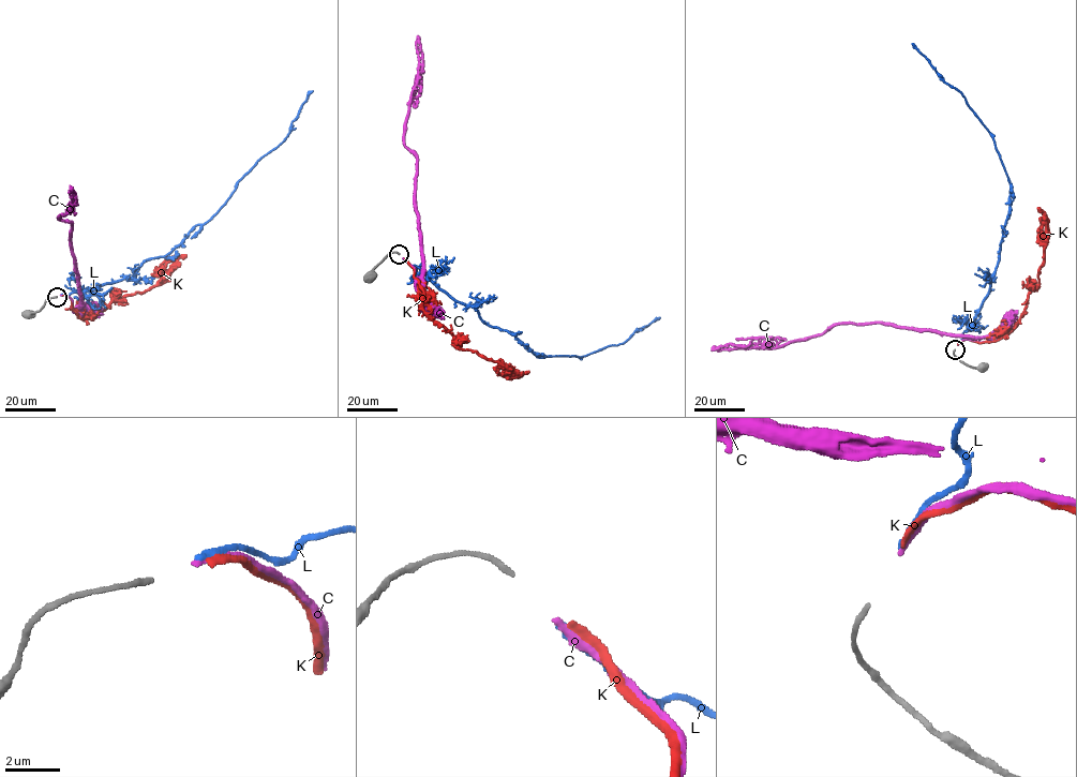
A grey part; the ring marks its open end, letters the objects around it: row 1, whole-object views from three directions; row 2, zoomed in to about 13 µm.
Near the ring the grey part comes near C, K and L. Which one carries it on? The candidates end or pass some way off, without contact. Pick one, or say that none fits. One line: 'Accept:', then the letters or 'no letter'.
Accept: L

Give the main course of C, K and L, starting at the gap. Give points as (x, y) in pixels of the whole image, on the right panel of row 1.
C: (957, 345), (967, 339), (989, 342), (995, 333), (952, 337), (880, 323), (837, 324), (776, 347), (713, 345)
K: (958, 344), (967, 339), (995, 341), (1015, 328), (1027, 297), (1038, 283), (1046, 218), (1041, 222), (1038, 243)
L: (957, 344), (988, 294), (1002, 229), (1010, 212), (1011, 185), (992, 137), (962, 94), (945, 83), (912, 43)

